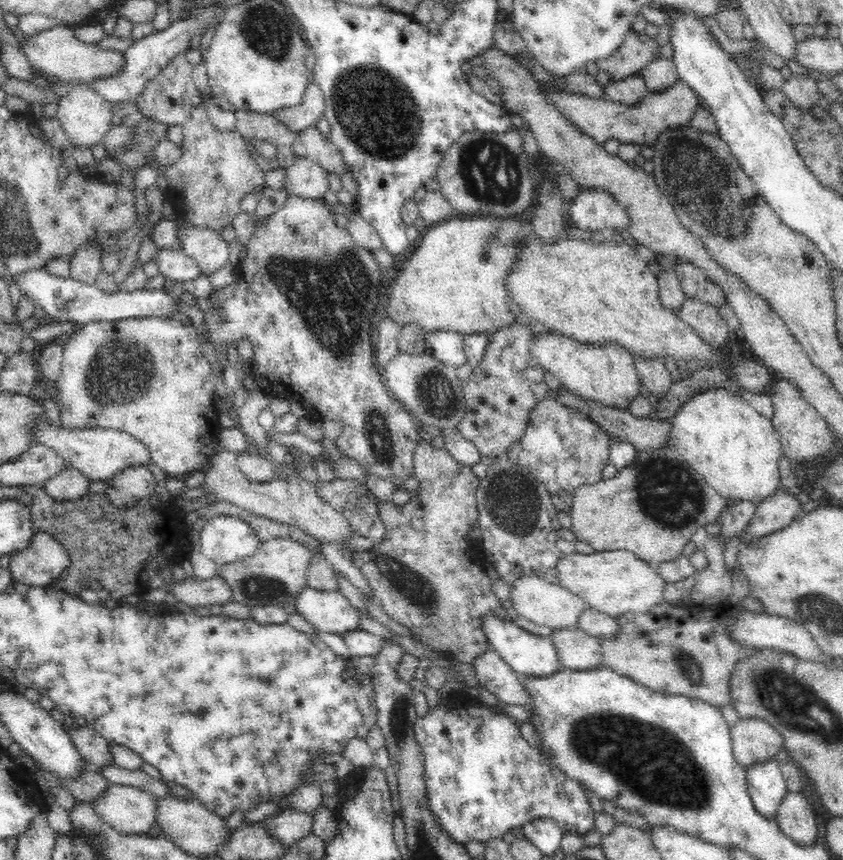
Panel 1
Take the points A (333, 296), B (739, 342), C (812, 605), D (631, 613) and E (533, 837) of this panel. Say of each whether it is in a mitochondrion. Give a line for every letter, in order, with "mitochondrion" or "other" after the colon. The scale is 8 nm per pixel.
A: mitochondrion
B: other
C: mitochondrion
D: other
E: other

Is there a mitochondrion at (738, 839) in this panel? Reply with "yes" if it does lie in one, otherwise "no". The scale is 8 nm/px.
no

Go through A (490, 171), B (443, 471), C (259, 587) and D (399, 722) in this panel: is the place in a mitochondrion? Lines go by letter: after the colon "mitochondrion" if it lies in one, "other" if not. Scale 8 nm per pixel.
A: mitochondrion
B: other
C: mitochondrion
D: mitochondrion

